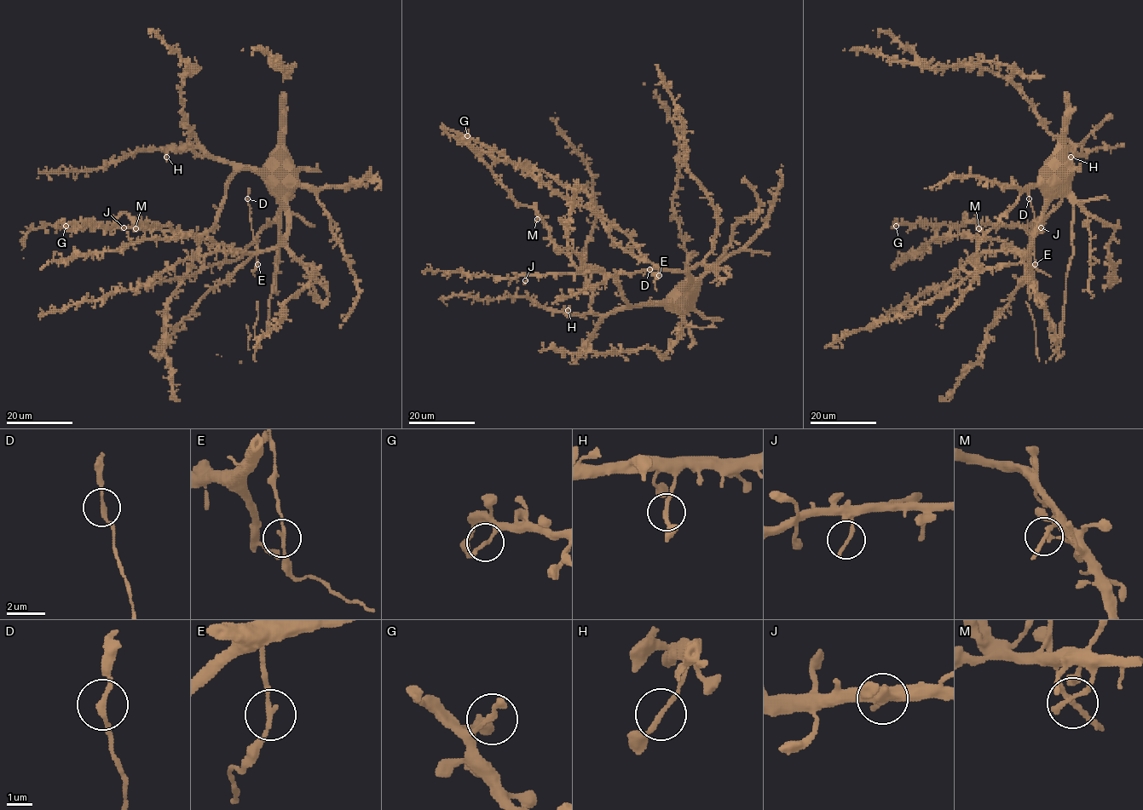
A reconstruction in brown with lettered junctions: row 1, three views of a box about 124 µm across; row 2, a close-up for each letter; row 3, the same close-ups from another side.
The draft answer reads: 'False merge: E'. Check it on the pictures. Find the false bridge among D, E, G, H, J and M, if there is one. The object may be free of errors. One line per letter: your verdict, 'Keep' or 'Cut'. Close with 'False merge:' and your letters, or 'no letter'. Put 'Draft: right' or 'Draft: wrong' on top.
Draft: right
D: Keep
E: Cut
G: Keep
H: Keep
J: Keep
M: Keep
False merge: E

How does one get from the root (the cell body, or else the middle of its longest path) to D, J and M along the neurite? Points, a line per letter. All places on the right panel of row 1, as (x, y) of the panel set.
D: (1053, 178), (1056, 180), (1055, 183), (1049, 186), (1049, 198), (1030, 251), (1036, 222), (1029, 198)
J: (1053, 178), (1056, 180), (1052, 184), (1064, 171), (1064, 196), (1033, 233), (1036, 227), (1041, 227)
M: (1053, 178), (1052, 184), (1064, 171), (1062, 201), (1032, 233), (1018, 226), (986, 223), (978, 228)

